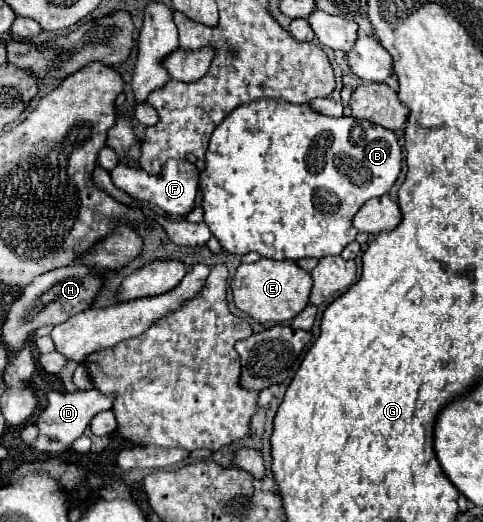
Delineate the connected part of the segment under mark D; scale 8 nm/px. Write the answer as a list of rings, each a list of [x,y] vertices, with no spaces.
[[[97,389],[75,391],[75,393],[52,391],[47,395],[47,399],[47,409],[39,415],[39,421],[37,421],[39,439],[35,443],[31,443],[31,447],[39,453],[51,453],[51,455],[57,455],[57,453],[69,449],[73,445],[73,441],[83,435],[83,431],[89,425],[89,421],[93,419],[93,415],[97,415],[99,411],[107,411],[113,405],[113,395],[103,395]]]

